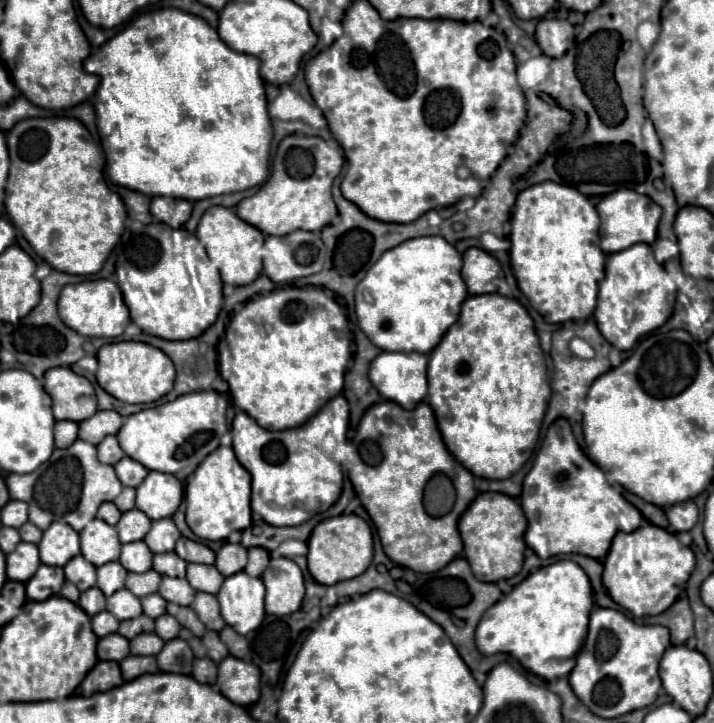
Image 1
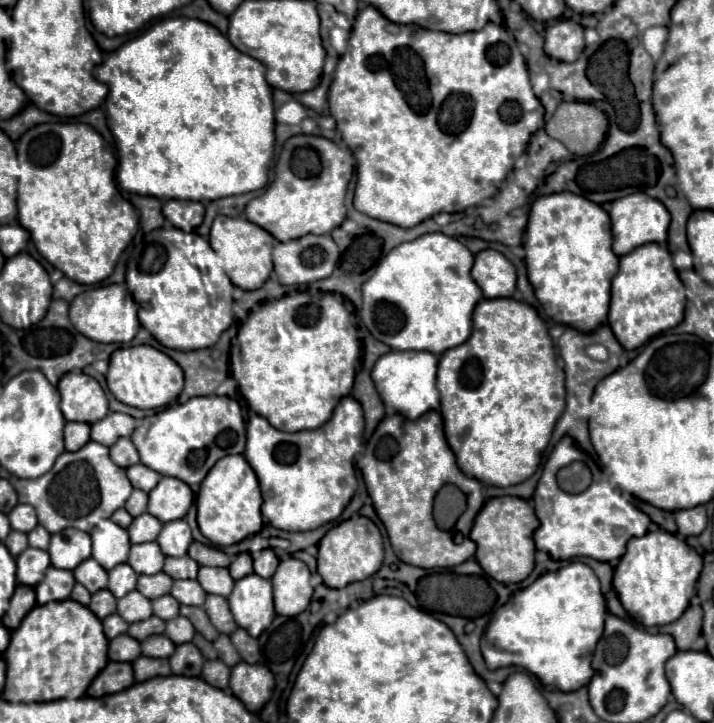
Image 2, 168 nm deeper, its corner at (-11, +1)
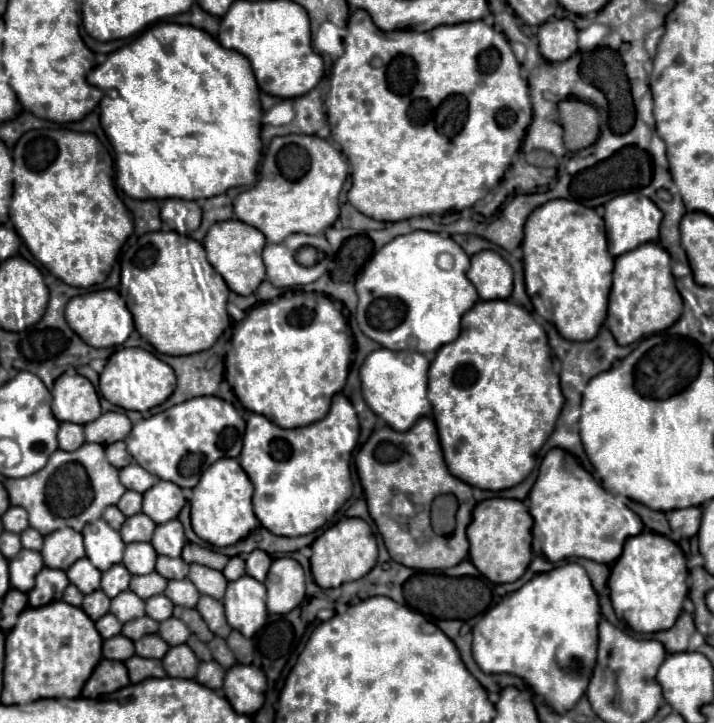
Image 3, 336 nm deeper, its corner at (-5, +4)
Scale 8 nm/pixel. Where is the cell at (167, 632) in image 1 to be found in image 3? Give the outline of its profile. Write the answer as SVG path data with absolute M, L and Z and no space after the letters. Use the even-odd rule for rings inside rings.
M170 617L166 621L160 623L160 631L158 635L168 643L168 645L182 645L186 643L186 639L190 637L190 629L176 617Z

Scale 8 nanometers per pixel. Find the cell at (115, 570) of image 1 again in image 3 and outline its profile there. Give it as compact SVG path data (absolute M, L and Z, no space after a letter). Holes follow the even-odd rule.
M118 563L118 565L114 565L114 567L110 567L108 571L102 573L102 591L112 599L118 593L128 589L130 577L132 575L126 571L126 567L122 563Z

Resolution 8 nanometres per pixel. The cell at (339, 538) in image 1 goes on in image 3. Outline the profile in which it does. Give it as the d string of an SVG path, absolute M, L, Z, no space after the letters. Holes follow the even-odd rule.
M346 517L346 519L338 521L336 525L332 525L330 529L326 529L312 543L310 565L312 565L314 581L322 589L330 589L330 587L340 587L342 583L364 577L374 567L376 557L378 557L378 547L376 547L376 539L372 535L370 525L364 519Z

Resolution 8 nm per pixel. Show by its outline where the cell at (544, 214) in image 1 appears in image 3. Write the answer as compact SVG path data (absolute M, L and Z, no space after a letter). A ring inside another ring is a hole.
M552 199L538 209L534 209L524 227L524 273L526 273L526 293L530 295L534 309L540 317L554 323L558 333L570 341L590 341L598 333L606 319L608 293L612 287L614 257L608 253L604 219L590 207L574 203L568 199Z

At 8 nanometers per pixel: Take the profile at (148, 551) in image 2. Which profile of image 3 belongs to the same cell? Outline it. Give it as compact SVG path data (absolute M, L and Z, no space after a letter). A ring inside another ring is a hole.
M130 543L124 551L124 567L132 575L148 575L156 565L156 551L150 543Z

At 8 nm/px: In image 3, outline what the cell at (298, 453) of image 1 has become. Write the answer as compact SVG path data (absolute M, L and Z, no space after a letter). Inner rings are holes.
M342 393L334 395L324 419L306 427L282 429L264 415L250 413L238 463L254 485L252 503L262 527L284 537L300 537L320 529L352 497L350 457L358 431L358 415Z

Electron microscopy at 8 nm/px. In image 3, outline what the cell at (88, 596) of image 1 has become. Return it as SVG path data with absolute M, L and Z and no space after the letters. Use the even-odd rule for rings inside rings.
M98 589L98 591L84 597L82 609L86 611L86 615L90 615L92 621L96 621L96 619L100 619L102 615L106 615L110 611L110 599L104 595L104 591Z

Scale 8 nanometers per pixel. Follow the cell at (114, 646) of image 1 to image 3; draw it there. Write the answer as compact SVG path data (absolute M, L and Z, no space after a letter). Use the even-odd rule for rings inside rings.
M114 635L114 639L106 639L102 645L102 655L106 659L126 661L134 655L134 643L124 635Z

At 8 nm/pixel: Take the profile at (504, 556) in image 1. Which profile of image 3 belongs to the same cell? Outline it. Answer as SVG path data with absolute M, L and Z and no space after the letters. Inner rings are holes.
M494 497L478 503L472 513L472 523L468 525L470 561L492 583L512 583L520 579L532 559L530 529L532 517L522 501Z

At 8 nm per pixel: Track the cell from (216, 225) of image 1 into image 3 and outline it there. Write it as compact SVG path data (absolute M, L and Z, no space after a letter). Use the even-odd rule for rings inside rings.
M238 219L214 223L204 237L204 249L208 253L210 265L224 277L228 287L238 295L250 295L252 291L258 289L258 285L266 277L264 261L262 261L264 245L266 245L266 237L256 227L250 227Z

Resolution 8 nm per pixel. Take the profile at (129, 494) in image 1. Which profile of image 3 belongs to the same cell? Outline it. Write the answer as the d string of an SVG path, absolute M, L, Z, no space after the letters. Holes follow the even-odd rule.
M126 491L122 495L122 499L118 501L118 509L130 517L130 515L136 515L140 509L142 509L142 493L138 491Z

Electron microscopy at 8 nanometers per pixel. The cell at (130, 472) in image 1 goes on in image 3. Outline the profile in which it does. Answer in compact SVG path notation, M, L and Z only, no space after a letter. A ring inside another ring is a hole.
M130 463L124 469L120 469L120 481L126 489L144 493L156 483L156 477L152 473L148 473L146 469L142 469L138 463Z

